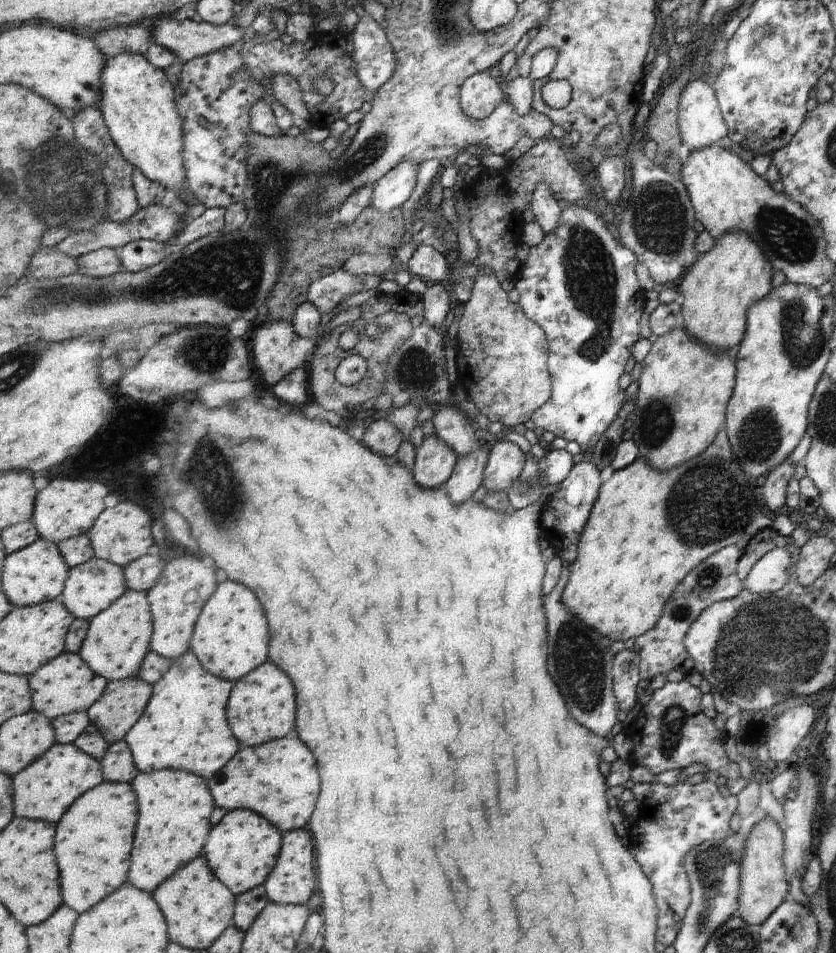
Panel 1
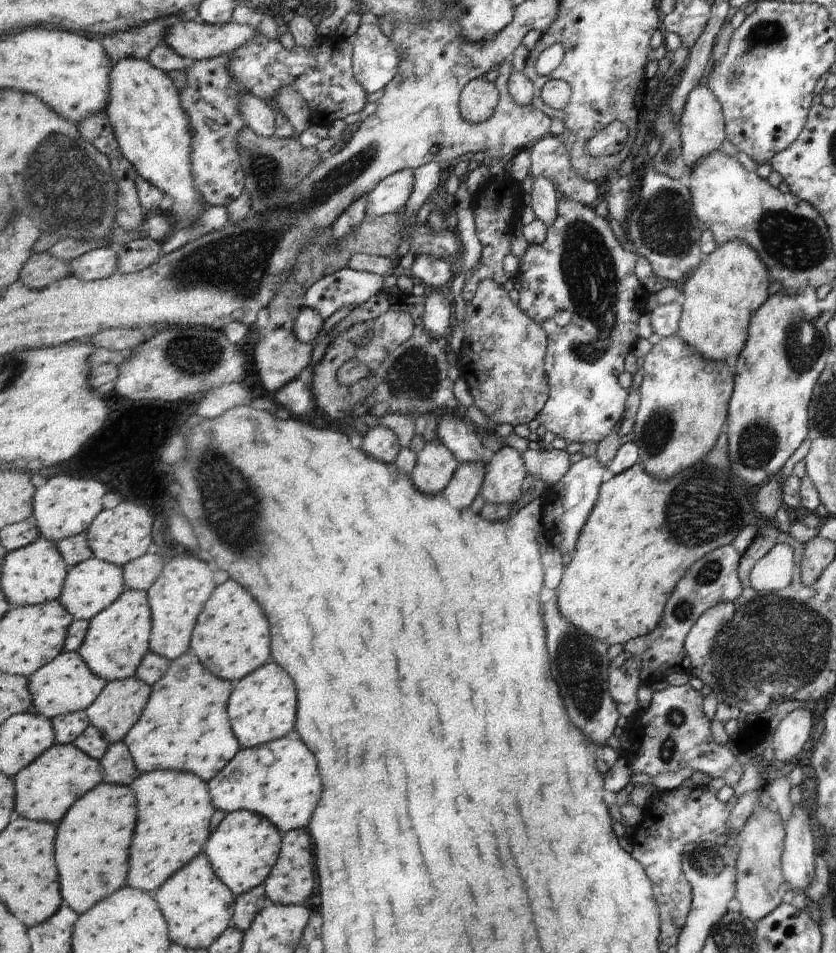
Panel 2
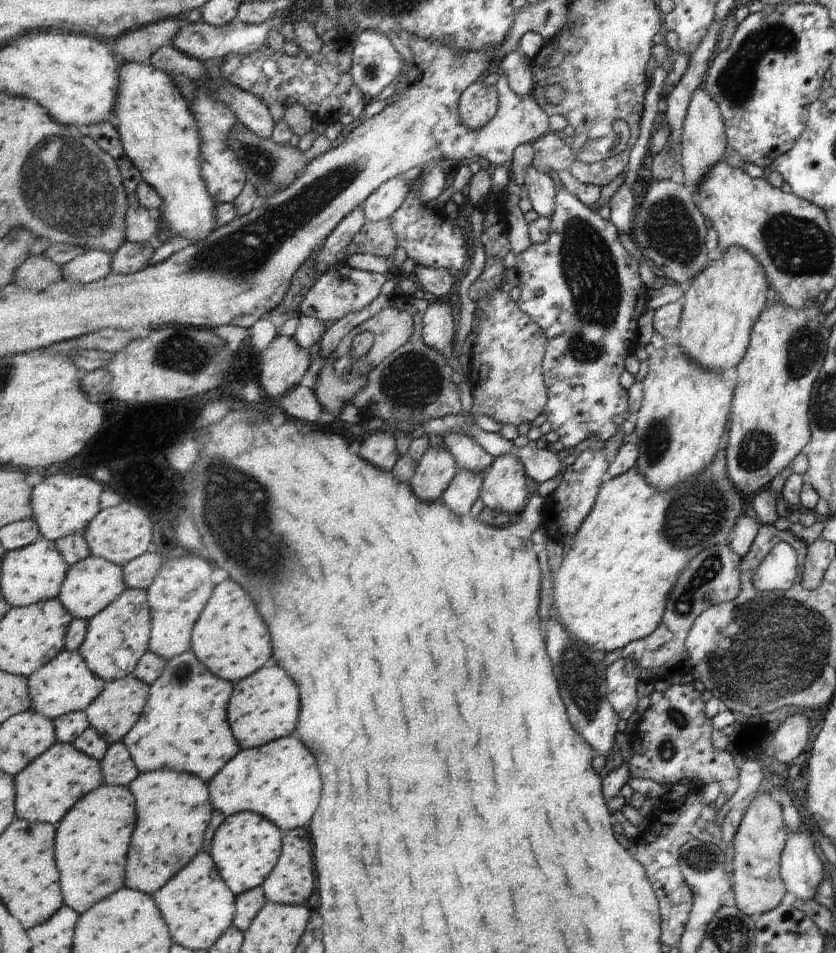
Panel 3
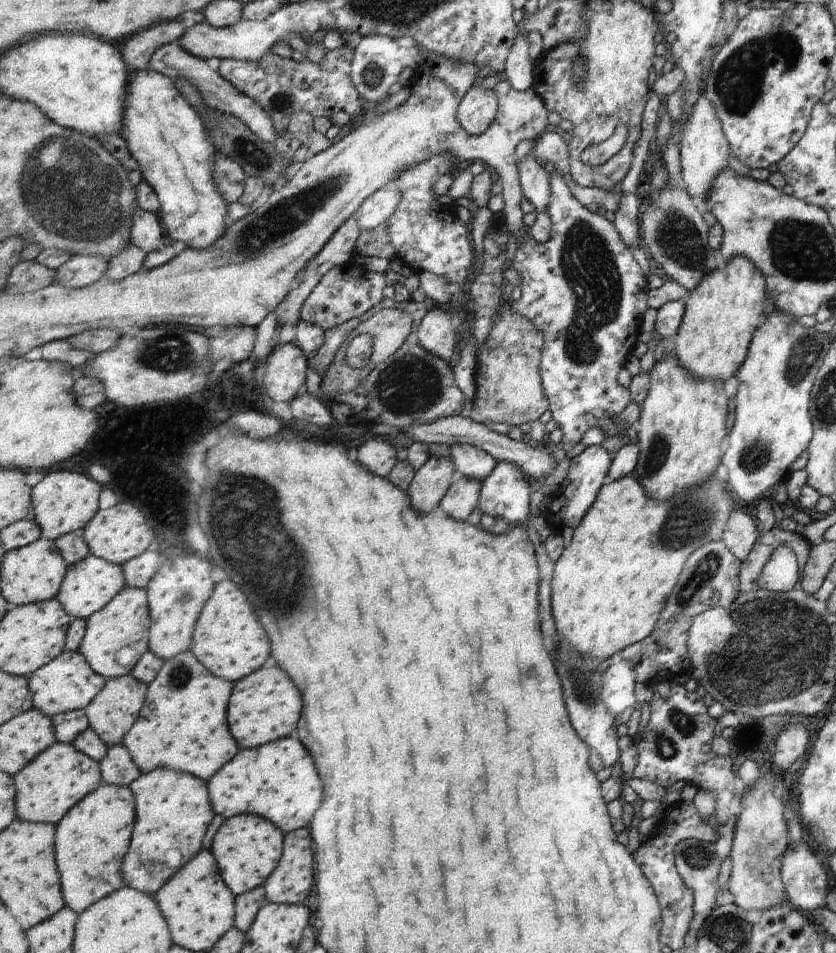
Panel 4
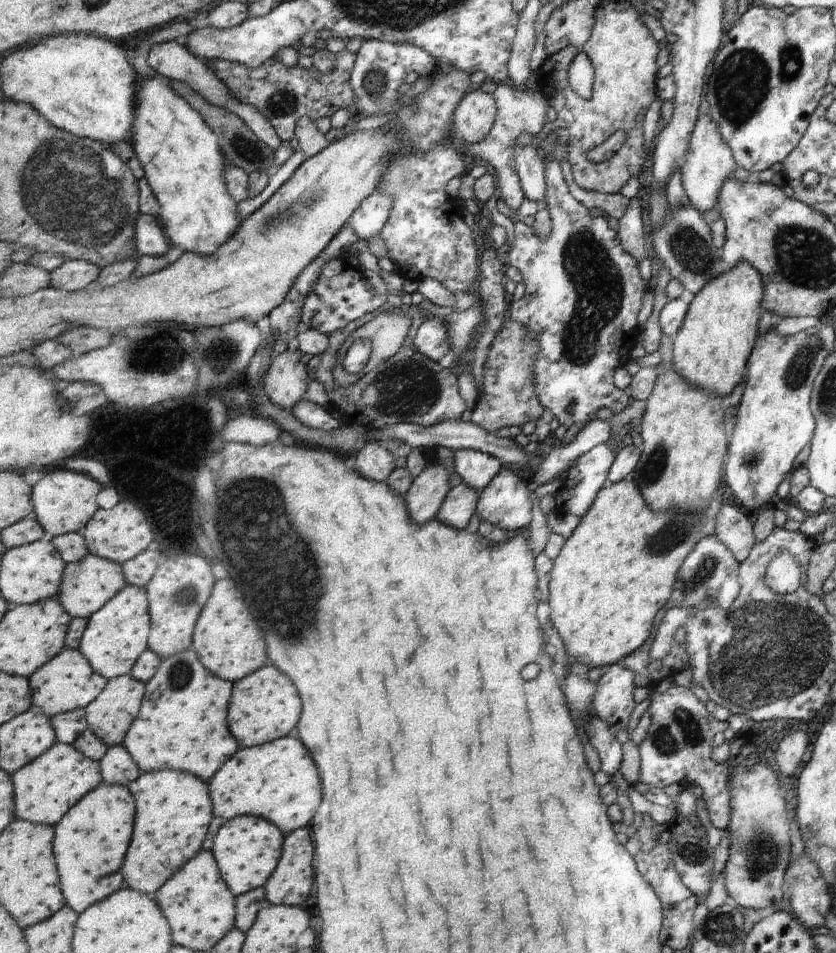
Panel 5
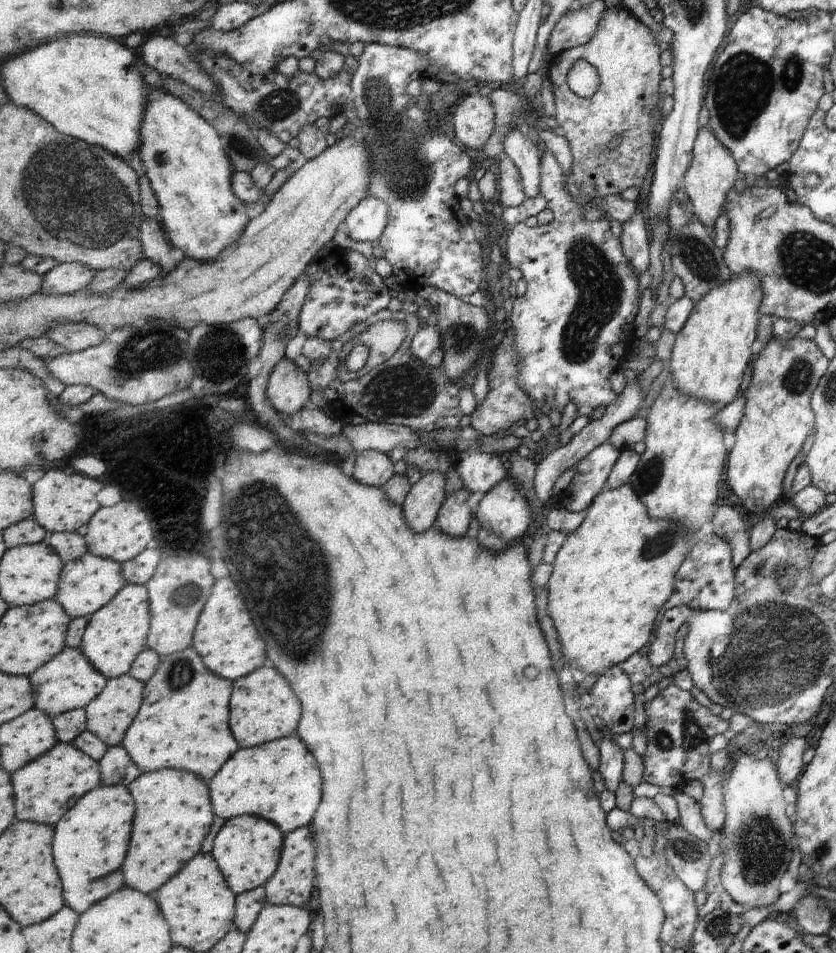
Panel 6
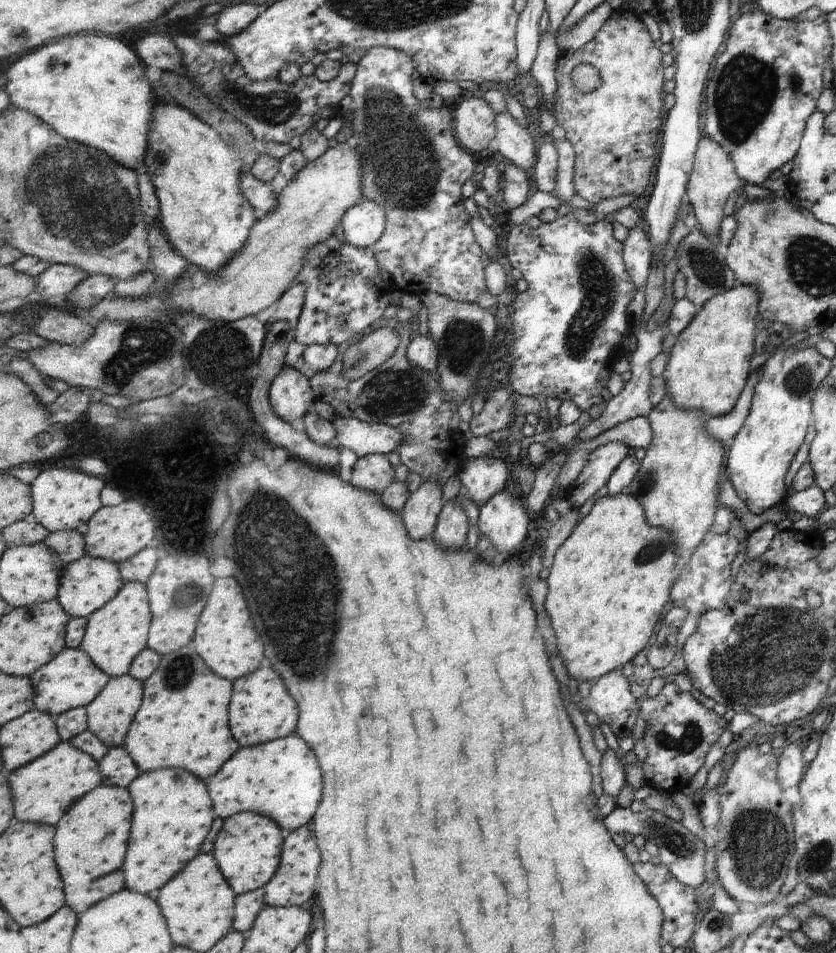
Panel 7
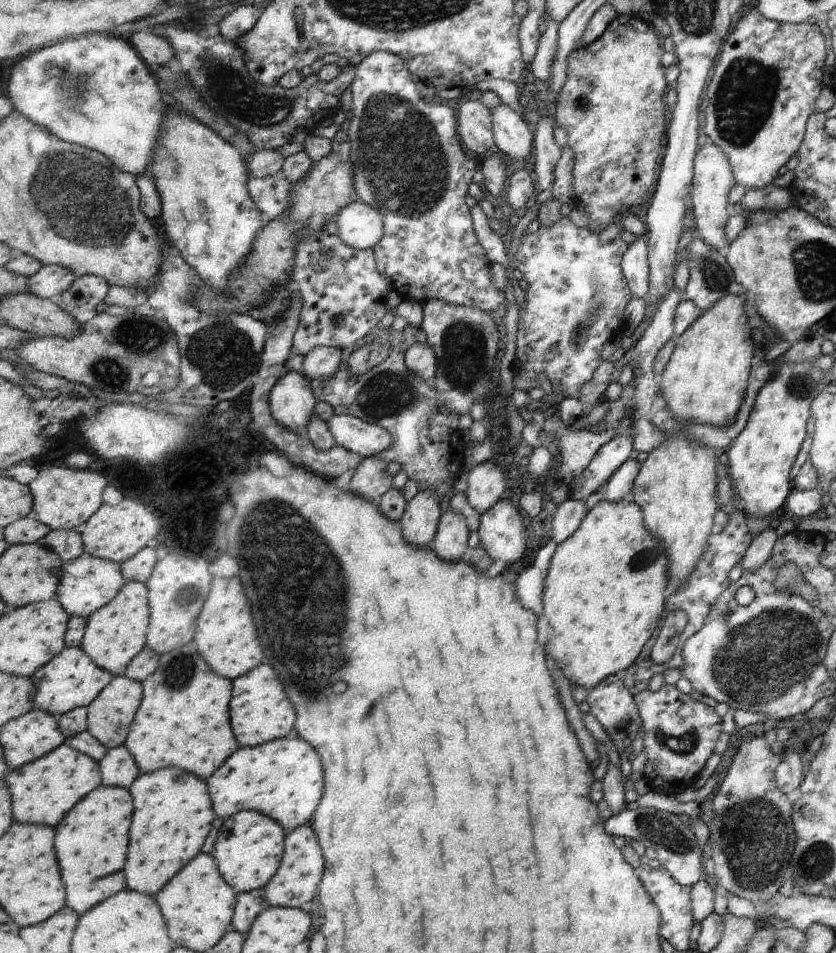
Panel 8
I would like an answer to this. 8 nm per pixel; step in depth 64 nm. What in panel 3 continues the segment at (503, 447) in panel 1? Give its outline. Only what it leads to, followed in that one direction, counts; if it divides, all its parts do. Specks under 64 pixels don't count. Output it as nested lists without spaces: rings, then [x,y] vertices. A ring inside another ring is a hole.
[[[504,456],[498,458],[492,469],[486,473],[481,499],[485,508],[506,512],[517,519],[527,510],[529,501],[533,496],[534,486],[528,476],[526,466],[521,462],[520,458]]]

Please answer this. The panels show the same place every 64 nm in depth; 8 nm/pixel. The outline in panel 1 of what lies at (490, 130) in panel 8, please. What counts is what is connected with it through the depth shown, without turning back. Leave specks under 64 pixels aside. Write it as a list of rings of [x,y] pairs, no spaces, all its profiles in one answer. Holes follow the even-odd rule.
[[[490,72],[476,73],[462,88],[462,107],[475,120],[490,119],[506,100],[505,88]]]

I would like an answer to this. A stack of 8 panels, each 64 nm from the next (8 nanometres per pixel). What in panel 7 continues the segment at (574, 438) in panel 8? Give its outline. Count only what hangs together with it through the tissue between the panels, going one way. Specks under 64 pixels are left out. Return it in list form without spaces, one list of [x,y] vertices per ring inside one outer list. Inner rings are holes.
[[[638,417],[616,426],[596,440],[586,440],[586,442],[580,442],[580,444],[572,442],[566,446],[570,450],[568,464],[562,468],[562,474],[558,476],[557,488],[568,489],[569,486],[572,486],[582,476],[590,456],[602,445],[624,442],[633,451],[638,448],[645,448],[648,451],[654,440],[656,440],[656,434],[654,434],[650,417]]]

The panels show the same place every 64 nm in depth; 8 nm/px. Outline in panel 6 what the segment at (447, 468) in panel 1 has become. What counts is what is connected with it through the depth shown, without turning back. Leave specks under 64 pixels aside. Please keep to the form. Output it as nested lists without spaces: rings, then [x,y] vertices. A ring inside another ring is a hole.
[[[441,473],[427,475],[413,488],[405,506],[405,518],[409,526],[418,533],[432,531],[437,526],[445,501],[446,480]]]

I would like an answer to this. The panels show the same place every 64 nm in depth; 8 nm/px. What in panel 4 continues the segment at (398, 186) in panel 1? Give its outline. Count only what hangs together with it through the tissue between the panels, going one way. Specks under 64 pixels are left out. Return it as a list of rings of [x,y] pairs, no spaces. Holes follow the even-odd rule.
[[[393,183],[370,196],[361,211],[354,217],[358,220],[363,232],[376,231],[379,227],[389,223],[401,203],[401,193]]]

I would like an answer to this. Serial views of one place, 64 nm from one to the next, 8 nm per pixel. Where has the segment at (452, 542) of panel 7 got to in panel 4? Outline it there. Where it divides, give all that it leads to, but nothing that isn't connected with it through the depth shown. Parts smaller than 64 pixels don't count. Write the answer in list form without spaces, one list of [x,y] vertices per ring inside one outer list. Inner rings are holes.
[[[463,476],[460,481],[453,484],[441,508],[456,521],[466,523],[479,506],[483,484]]]

